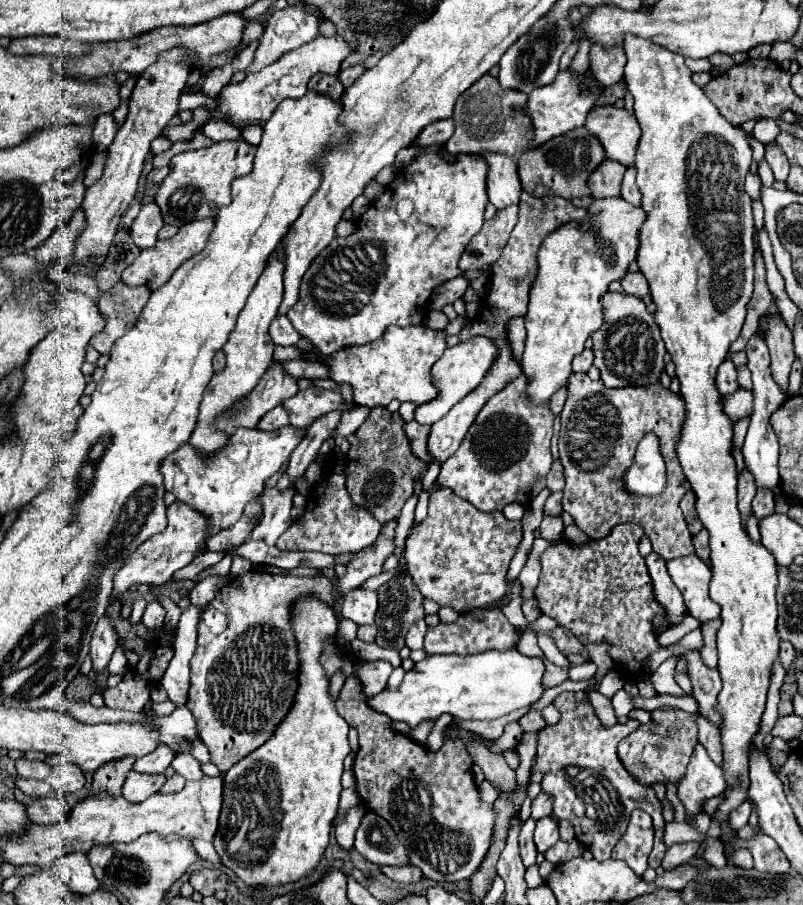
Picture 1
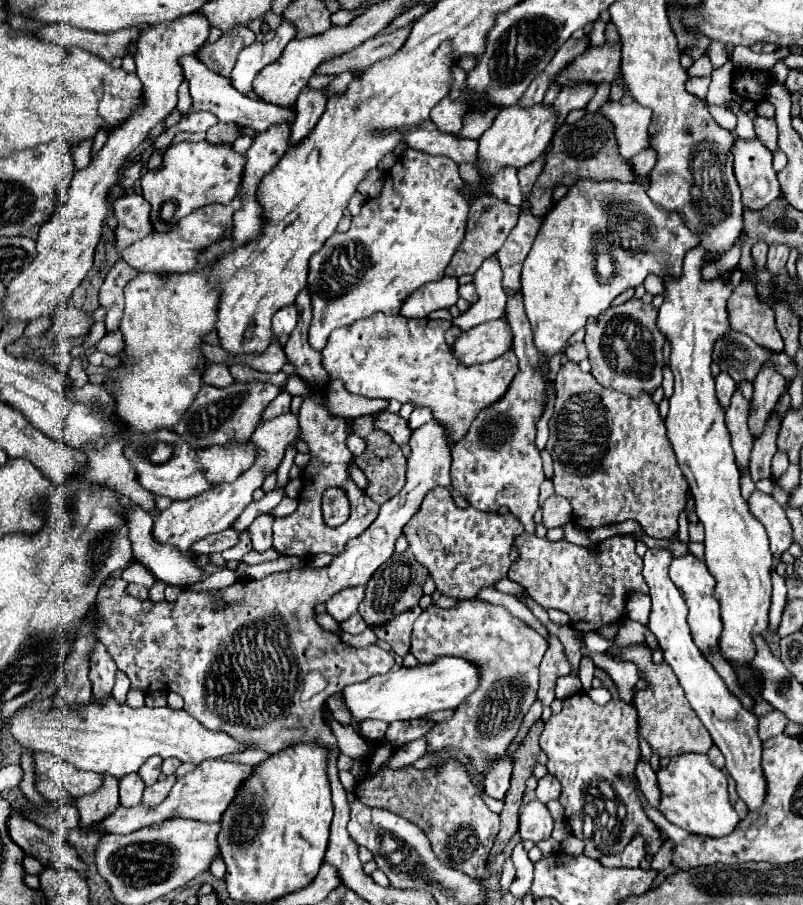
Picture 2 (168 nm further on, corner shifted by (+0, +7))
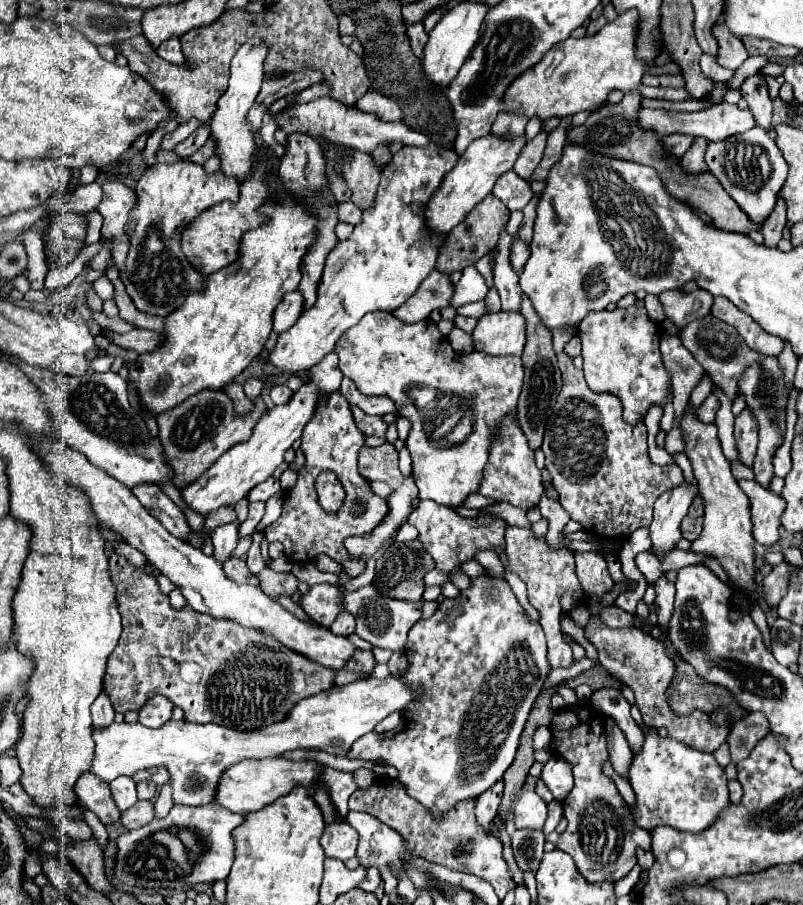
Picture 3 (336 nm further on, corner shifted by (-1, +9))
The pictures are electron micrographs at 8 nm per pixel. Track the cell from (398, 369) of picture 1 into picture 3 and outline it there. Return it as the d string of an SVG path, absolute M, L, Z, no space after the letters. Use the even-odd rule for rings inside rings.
M387 311L367 313L357 325L347 329L335 345L339 355L339 369L345 377L353 379L357 389L367 395L391 397L401 417L411 421L411 431L405 439L413 459L413 475L419 489L419 499L431 499L439 505L459 507L465 497L479 491L483 467L489 457L489 445L497 433L501 419L515 411L517 397L523 385L523 365L517 355L493 357L474 351L470 354L455 353L449 341L439 333L433 321L403 323Z

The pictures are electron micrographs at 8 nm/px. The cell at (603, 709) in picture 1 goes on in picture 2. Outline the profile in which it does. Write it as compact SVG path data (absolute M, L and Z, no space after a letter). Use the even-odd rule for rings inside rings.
M582 657L582 661L580 661L580 673L578 673L578 677L580 677L580 681L582 681L582 689L584 689L584 691L590 691L590 689L592 689L594 671L596 671L596 665L594 665L594 661L592 661L590 657Z

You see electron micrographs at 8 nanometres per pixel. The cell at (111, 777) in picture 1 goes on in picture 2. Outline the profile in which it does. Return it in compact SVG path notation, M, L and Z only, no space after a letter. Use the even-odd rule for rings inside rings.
M102 775L102 787L90 795L78 797L76 807L82 827L96 823L96 819L104 819L104 815L110 815L118 807L118 779L114 775Z

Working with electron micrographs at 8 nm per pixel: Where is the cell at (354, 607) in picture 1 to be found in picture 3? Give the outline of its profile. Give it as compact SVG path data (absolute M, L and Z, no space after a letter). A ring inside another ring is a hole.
M311 585L305 595L301 595L299 605L317 625L329 627L341 609L341 593L333 585Z

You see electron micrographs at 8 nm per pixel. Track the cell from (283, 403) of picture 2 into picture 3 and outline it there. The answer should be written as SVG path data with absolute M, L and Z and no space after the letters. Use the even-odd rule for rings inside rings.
M277 385L271 389L271 399L275 405L285 405L291 399L291 395L293 395L293 391L287 385Z

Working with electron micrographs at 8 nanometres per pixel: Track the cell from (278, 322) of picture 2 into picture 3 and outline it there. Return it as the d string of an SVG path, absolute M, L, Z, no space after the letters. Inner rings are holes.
M299 291L285 293L283 301L277 305L277 309L273 313L273 331L283 333L289 327L293 327L295 321L299 319L301 311L303 311L303 295Z

